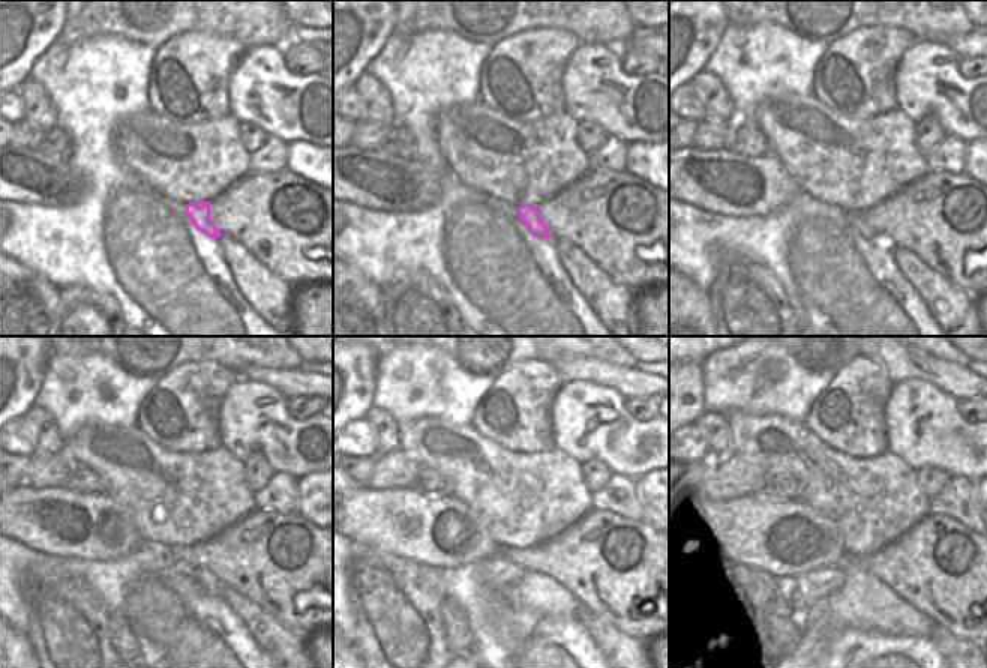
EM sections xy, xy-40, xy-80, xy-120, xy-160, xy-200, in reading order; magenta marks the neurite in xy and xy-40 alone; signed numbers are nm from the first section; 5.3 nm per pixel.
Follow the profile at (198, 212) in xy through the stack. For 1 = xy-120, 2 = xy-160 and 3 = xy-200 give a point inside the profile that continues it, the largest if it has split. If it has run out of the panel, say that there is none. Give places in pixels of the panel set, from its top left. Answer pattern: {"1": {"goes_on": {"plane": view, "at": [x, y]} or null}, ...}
{"1": {"goes_on": {"plane": "xy-120", "at": [179, 566]}}, "2": {"goes_on": {"plane": "xy-160", "at": [497, 571]}}, "3": {"goes_on": {"plane": "xy-200", "at": [810, 587]}}}

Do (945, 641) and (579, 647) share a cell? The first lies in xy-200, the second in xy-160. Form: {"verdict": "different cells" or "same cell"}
{"verdict": "different cells"}

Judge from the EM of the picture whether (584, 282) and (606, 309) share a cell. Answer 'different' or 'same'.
same

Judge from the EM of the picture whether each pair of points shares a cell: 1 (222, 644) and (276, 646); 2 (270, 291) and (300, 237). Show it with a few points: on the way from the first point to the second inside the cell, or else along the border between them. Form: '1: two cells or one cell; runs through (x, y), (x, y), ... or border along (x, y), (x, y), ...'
1: two cells; border along (237, 616), (264, 652)
2: two cells; border along (252, 254), (294, 287)

